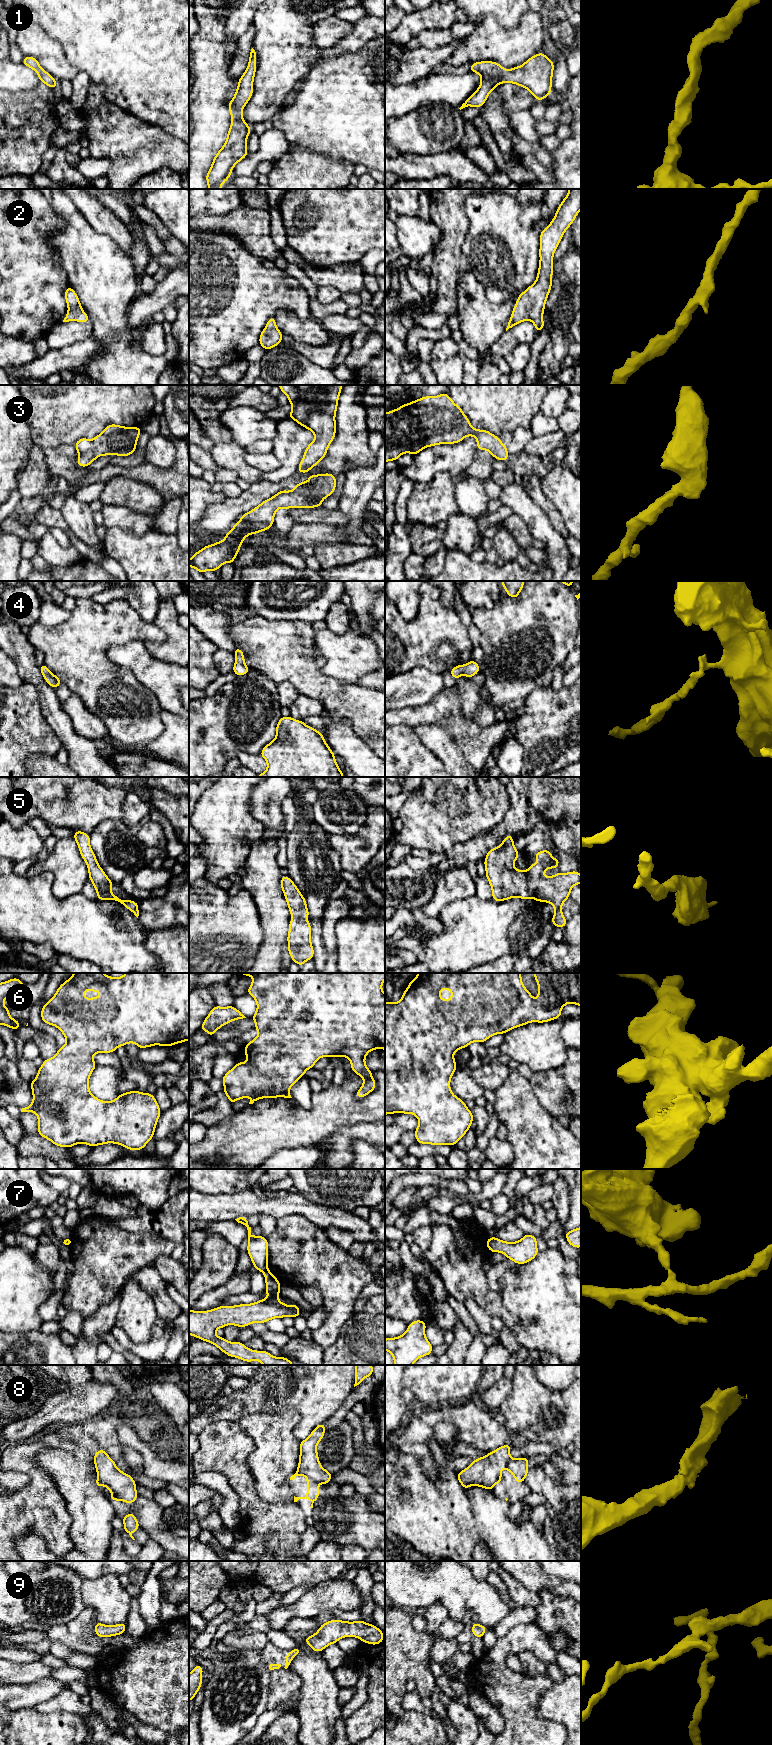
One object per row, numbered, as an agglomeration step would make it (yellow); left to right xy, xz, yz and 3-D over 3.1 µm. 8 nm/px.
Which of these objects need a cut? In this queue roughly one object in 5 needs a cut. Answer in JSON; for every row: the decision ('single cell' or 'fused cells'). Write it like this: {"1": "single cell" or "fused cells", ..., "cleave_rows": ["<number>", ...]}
{"1": "single cell", "2": "single cell", "3": "single cell", "4": "single cell", "5": "single cell", "6": "single cell", "7": "fused cells", "8": "fused cells", "9": "single cell", "cleave_rows": ["7", "8"]}

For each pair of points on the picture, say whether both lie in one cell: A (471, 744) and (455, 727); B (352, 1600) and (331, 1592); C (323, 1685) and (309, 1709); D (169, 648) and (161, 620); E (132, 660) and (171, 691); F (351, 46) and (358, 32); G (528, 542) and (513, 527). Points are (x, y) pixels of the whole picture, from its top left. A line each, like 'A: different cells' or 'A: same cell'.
A: same cell
B: same cell
C: same cell
D: same cell
E: same cell
F: same cell
G: same cell

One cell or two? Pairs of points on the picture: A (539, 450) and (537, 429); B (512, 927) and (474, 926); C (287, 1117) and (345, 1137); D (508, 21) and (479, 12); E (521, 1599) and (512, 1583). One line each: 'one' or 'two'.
A: two
B: one
C: two
D: one
E: one

